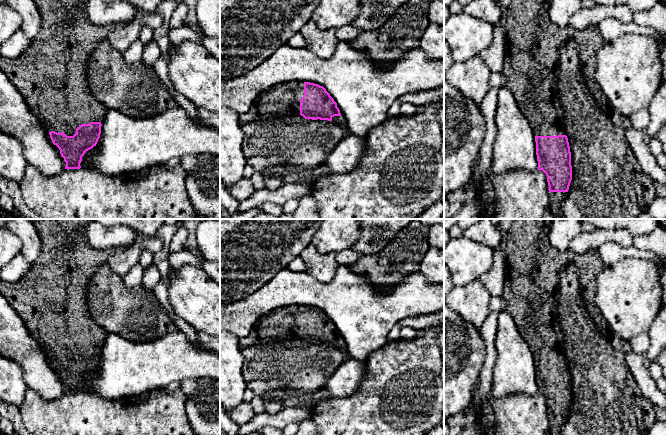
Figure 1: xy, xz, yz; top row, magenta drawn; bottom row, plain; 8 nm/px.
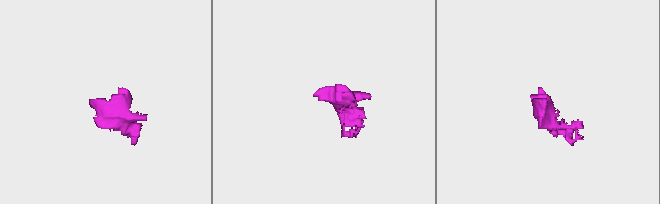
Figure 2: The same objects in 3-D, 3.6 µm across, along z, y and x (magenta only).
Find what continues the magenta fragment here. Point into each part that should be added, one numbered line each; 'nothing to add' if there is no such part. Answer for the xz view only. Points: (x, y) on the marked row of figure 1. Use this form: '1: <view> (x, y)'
1: xz (282, 99)
2: xz (337, 119)

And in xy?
1: xy (51, 74)

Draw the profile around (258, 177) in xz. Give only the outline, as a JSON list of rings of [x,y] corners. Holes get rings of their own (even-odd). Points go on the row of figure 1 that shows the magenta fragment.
[[[254,171],[250,180],[256,190],[265,189],[265,176],[266,174],[263,171]]]

